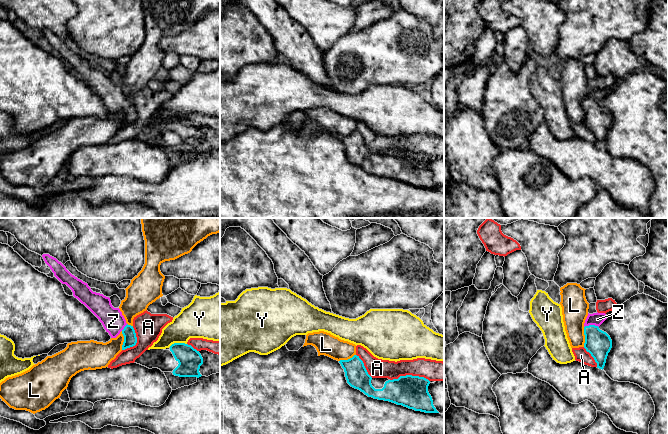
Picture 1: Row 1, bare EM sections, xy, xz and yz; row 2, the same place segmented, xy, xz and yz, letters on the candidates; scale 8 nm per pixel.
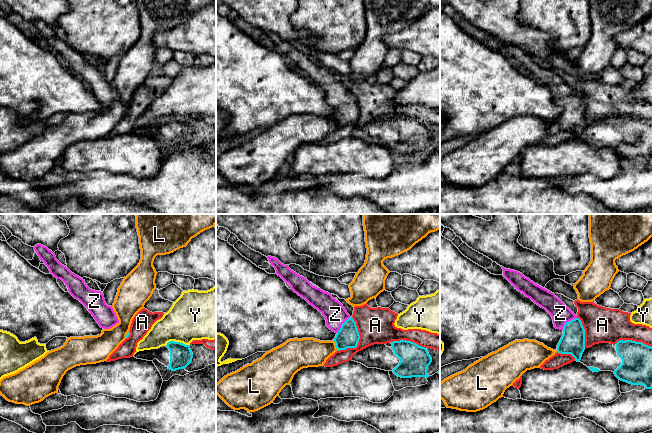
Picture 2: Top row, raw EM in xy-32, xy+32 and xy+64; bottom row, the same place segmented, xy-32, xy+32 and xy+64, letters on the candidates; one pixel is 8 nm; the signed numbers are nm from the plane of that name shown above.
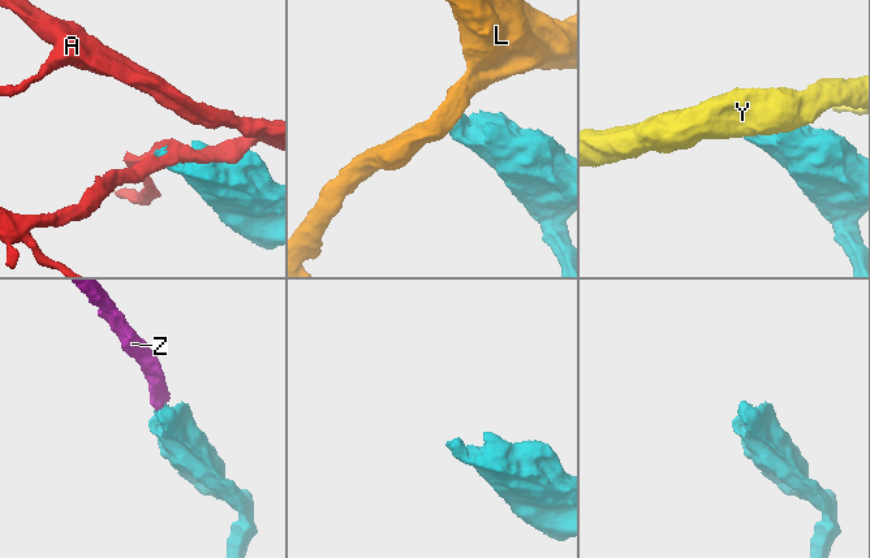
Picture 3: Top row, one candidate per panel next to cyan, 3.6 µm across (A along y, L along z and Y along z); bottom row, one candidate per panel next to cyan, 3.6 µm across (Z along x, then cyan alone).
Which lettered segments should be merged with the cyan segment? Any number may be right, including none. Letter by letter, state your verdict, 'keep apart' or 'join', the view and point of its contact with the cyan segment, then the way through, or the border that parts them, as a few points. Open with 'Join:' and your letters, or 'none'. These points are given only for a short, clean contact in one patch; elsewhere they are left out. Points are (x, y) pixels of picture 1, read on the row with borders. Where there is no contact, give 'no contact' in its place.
Join: Z
A: keep apart; meets cyan in xz at (410, 375)
L: keep apart; meets cyan in yz at (585, 337); border along yz (583, 327), (584, 346)
Y: keep apart; meets cyan in xy at (177, 343); border along xy (186, 343), (172, 343), (169, 346)
Z: join; meets cyan in yz at (591, 325); runs through yz (598, 343), (591, 331), (591, 325), (597, 319)

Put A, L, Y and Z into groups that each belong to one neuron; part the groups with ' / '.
A / L / Y / Z

